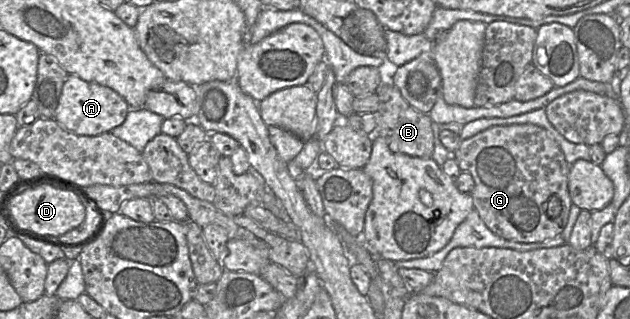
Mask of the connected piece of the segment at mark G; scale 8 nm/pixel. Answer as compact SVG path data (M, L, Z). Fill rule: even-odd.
M533 124L493 126L477 135L462 140L459 148L451 153L462 172L471 174L474 188L470 195L474 209L484 224L499 237L519 243L548 241L561 236L569 218L572 200L568 190L570 165L553 137L542 127ZM552 195L562 201L562 212L557 218L550 218L546 205Z

